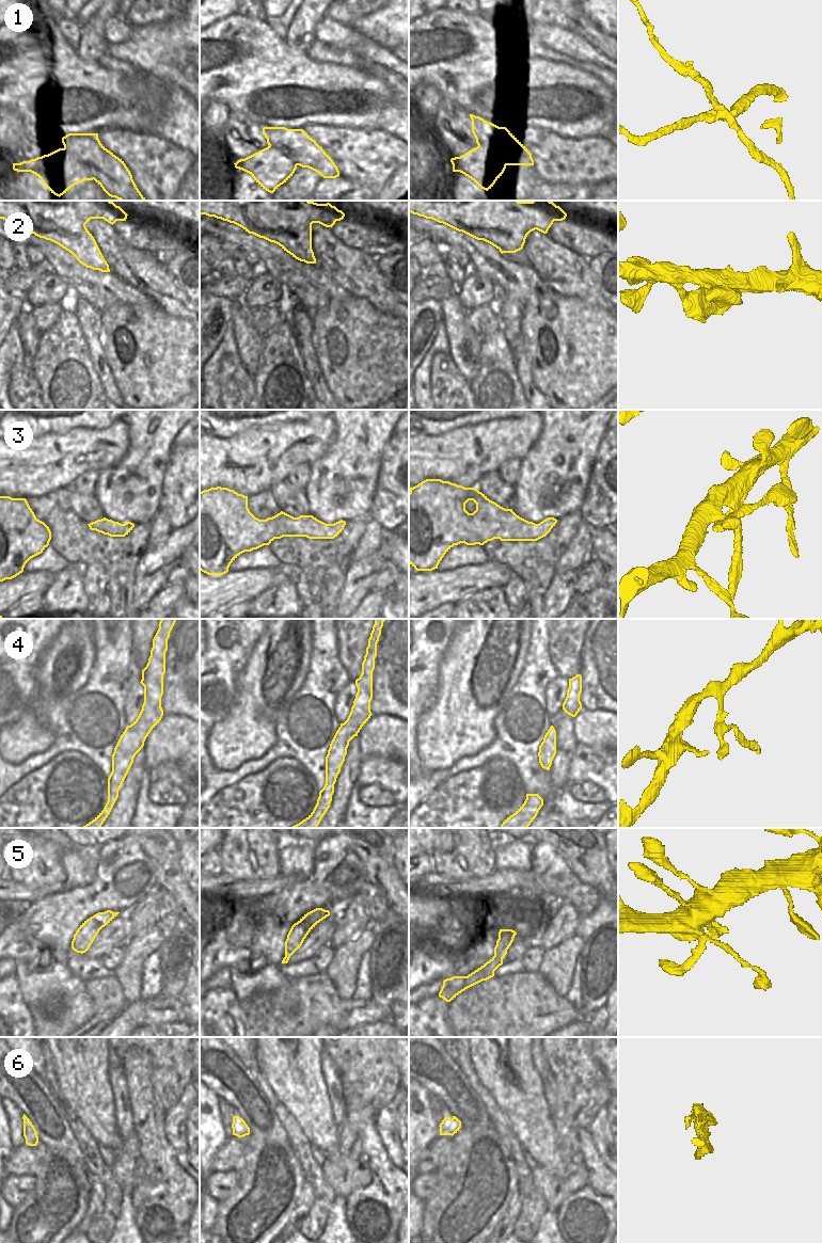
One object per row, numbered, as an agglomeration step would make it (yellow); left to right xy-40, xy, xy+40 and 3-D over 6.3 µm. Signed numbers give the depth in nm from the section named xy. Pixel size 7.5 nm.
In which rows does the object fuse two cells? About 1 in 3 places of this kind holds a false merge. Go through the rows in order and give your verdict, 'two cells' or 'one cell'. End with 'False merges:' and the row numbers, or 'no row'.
1: two cells
2: one cell
3: two cells
4: one cell
5: two cells
6: one cell
False merges: 1, 3, 5

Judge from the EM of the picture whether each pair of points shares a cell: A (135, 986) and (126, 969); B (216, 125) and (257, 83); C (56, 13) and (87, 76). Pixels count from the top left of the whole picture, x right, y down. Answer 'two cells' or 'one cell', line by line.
A: one cell
B: two cells
C: two cells

